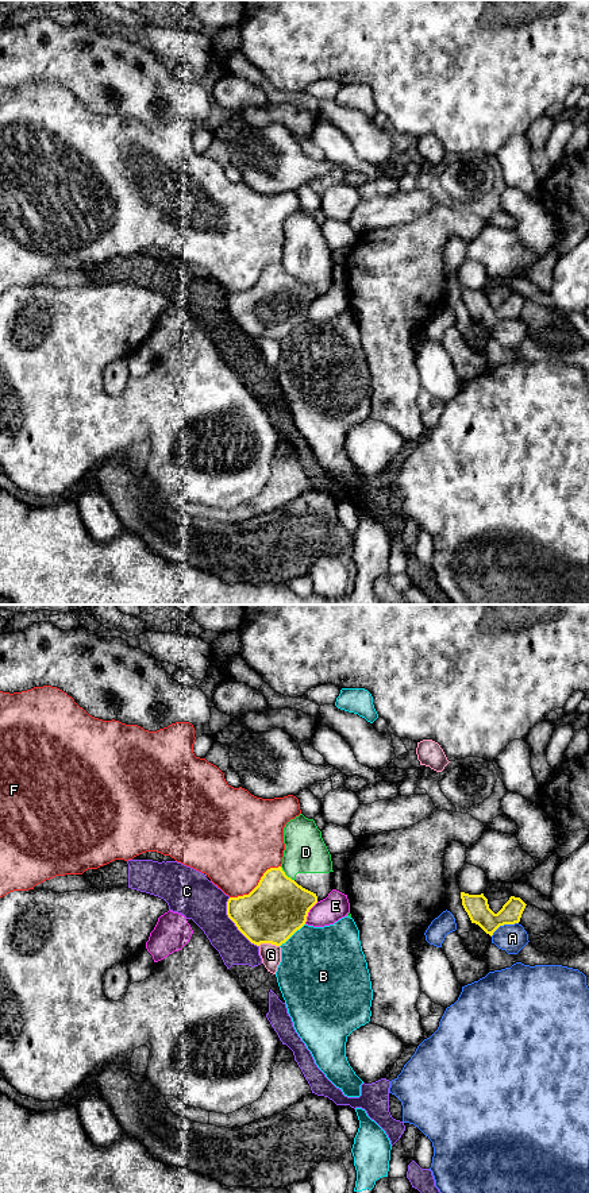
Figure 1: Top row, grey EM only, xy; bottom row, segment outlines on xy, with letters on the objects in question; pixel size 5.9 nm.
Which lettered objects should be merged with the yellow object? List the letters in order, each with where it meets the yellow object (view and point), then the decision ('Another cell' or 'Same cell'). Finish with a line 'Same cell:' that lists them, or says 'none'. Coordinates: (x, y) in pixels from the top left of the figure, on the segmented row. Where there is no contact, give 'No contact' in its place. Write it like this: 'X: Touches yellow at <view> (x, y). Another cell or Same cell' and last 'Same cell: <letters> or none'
A: Touches yellow at xy (504, 923). Another cell
B: Touches yellow at xy (292, 934). Another cell
C: Touches yellow at xy (234, 922). Another cell
D: Touches yellow at xy (285, 875). Another cell
E: Touches yellow at xy (308, 911). Another cell
F: Touches yellow at xy (258, 884). Another cell
G: Touches yellow at xy (269, 942). Another cell
Same cell: none

